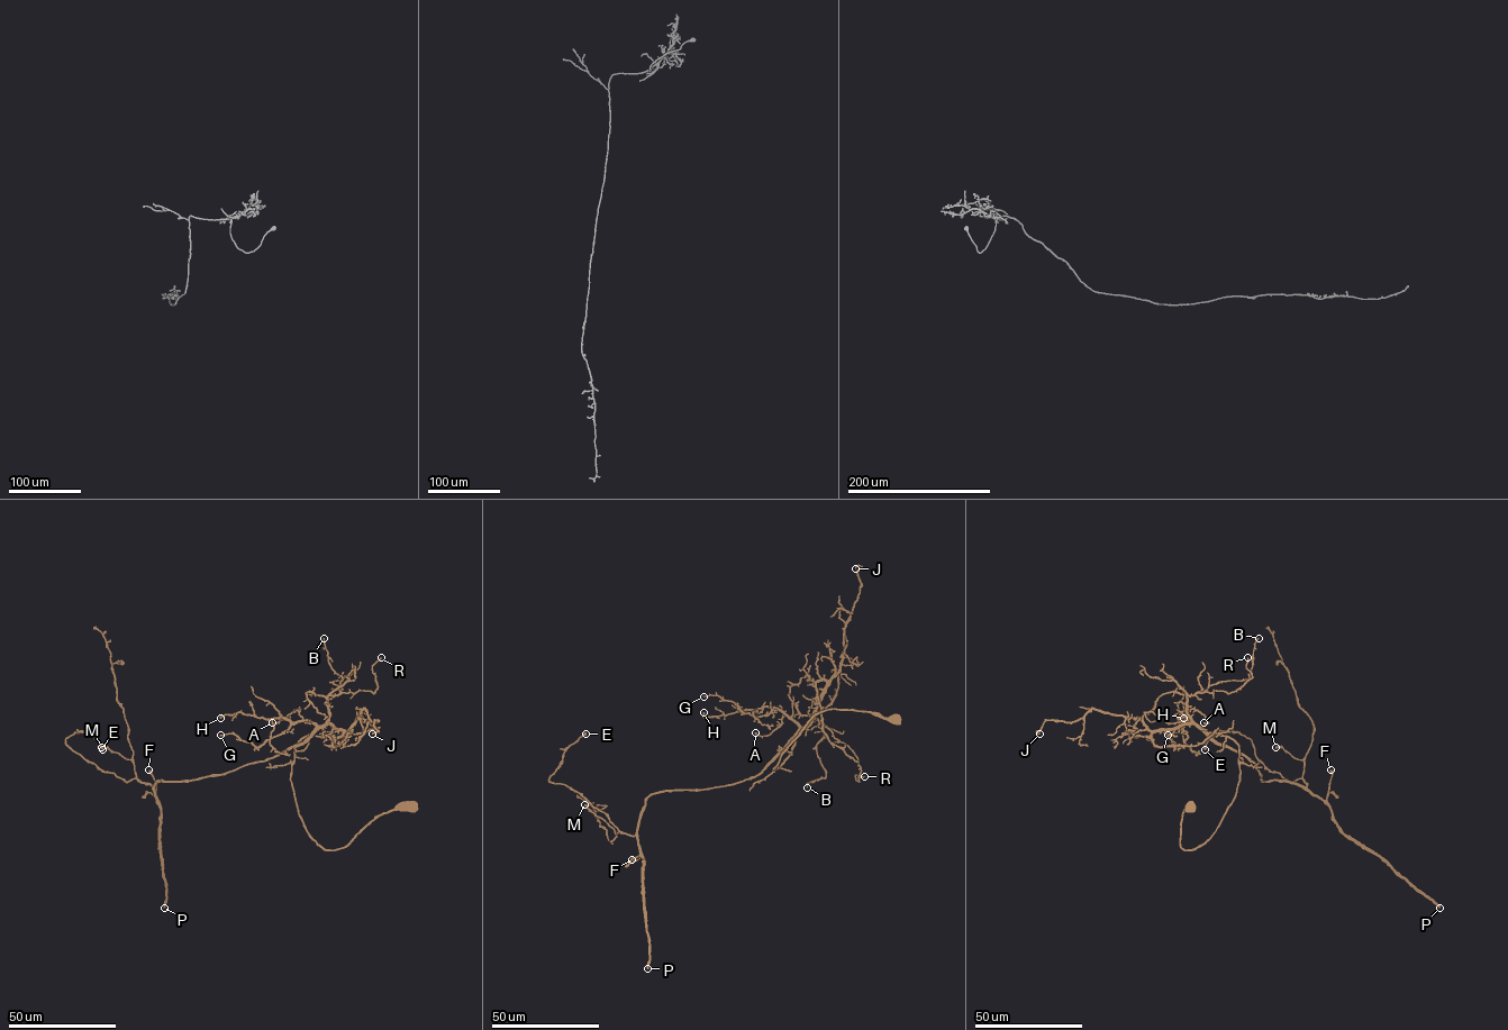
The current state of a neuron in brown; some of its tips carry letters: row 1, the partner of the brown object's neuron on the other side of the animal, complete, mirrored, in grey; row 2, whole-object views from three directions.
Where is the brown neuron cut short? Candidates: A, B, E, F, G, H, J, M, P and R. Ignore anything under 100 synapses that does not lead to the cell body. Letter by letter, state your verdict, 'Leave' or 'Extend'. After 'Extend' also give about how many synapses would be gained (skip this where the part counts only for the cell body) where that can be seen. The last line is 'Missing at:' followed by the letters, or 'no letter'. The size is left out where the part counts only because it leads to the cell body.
A: Leave
B: Leave
E: Leave
F: Leave
G: Leave
H: Leave
J: Leave
M: Leave
P: Extend. Roughly 350 synapses
R: Leave
Missing at: P

